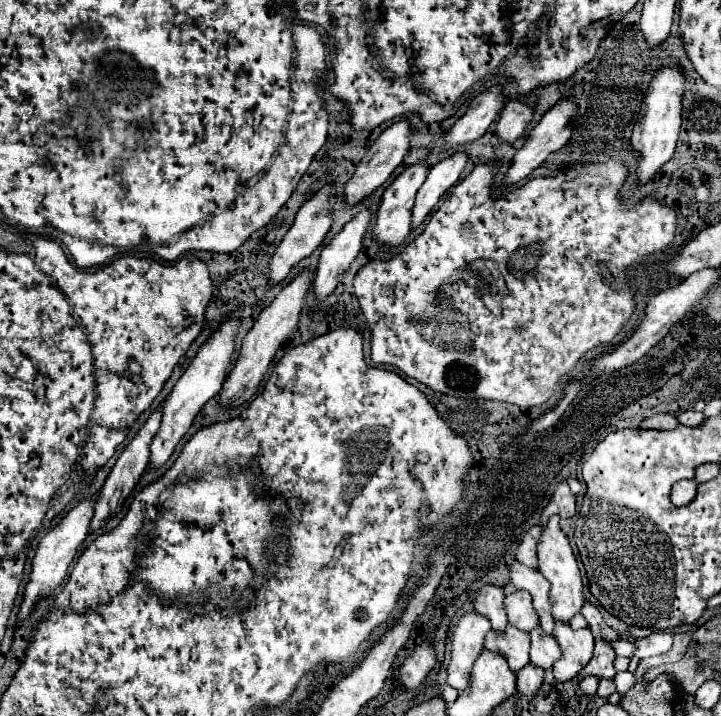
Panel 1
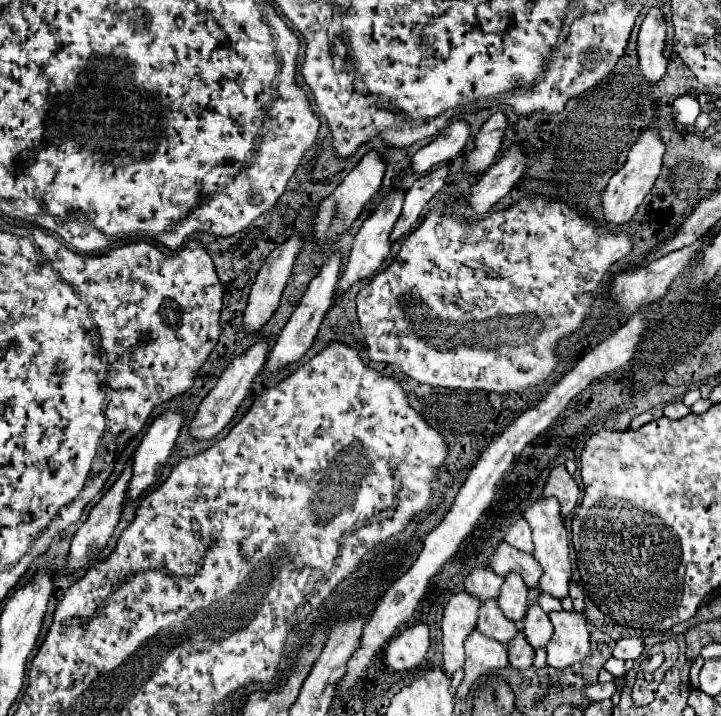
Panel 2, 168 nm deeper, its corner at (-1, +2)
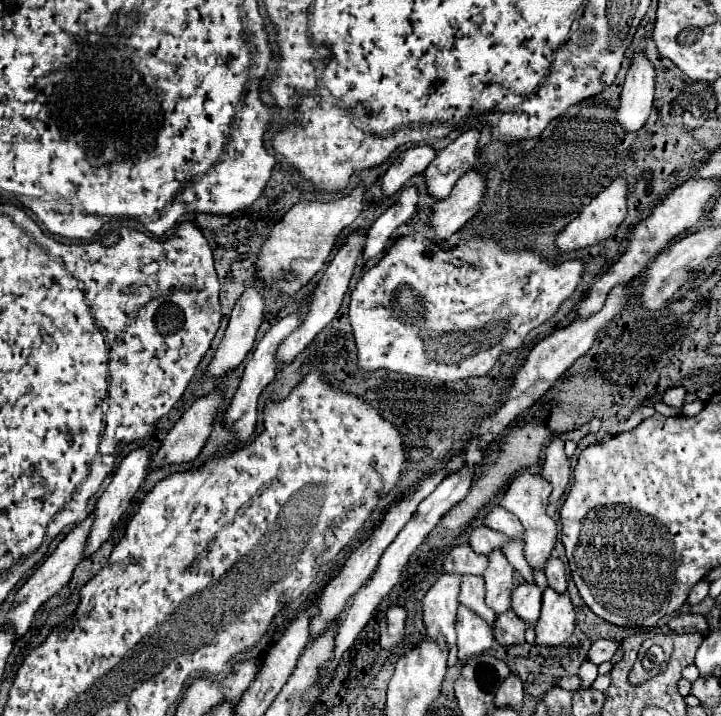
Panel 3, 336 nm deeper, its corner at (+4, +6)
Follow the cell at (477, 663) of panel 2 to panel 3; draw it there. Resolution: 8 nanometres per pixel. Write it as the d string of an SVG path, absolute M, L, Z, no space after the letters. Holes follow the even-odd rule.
M459 604L455 626L457 626L457 648L461 660L467 660L473 654L489 650L495 642L491 626L483 622L483 618L479 618L473 610L467 610L467 606L463 604Z

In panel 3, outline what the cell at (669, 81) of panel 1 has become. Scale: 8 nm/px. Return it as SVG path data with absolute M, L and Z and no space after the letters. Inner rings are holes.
M617 178L601 194L597 194L597 198L593 198L591 204L585 206L583 212L561 234L557 234L557 238L555 238L557 252L559 254L575 252L575 250L583 250L583 248L589 248L593 244L607 240L619 228L625 214L627 214L627 188L625 188L625 180Z

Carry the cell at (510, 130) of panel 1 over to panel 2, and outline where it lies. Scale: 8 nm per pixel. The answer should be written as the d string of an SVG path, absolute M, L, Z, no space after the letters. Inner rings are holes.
M496 112L484 122L480 132L476 134L476 148L466 158L468 172L484 172L488 166L494 164L494 160L500 154L506 130L508 130L508 116L504 112Z

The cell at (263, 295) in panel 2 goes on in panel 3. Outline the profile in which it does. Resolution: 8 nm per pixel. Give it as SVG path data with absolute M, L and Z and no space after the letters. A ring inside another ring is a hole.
M259 288L245 290L237 300L225 336L207 366L207 374L211 378L227 376L245 360L245 356L253 348L255 334L263 318L263 308L265 306Z

